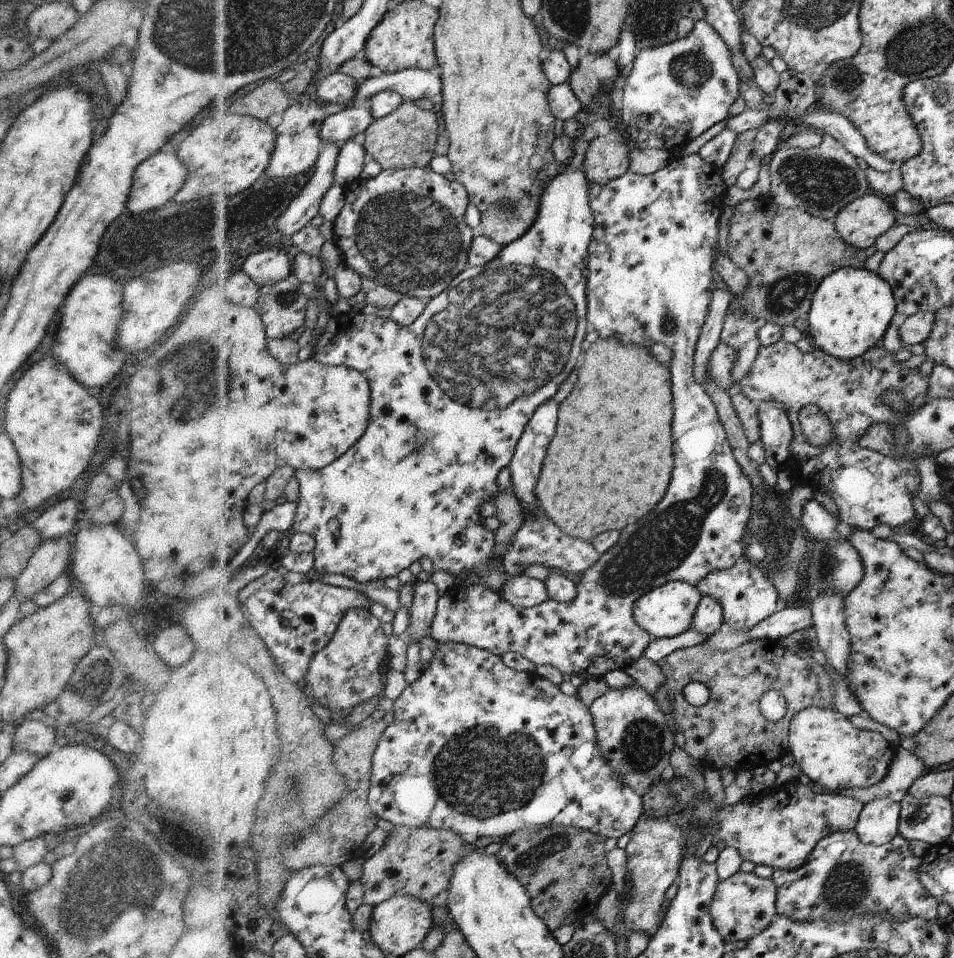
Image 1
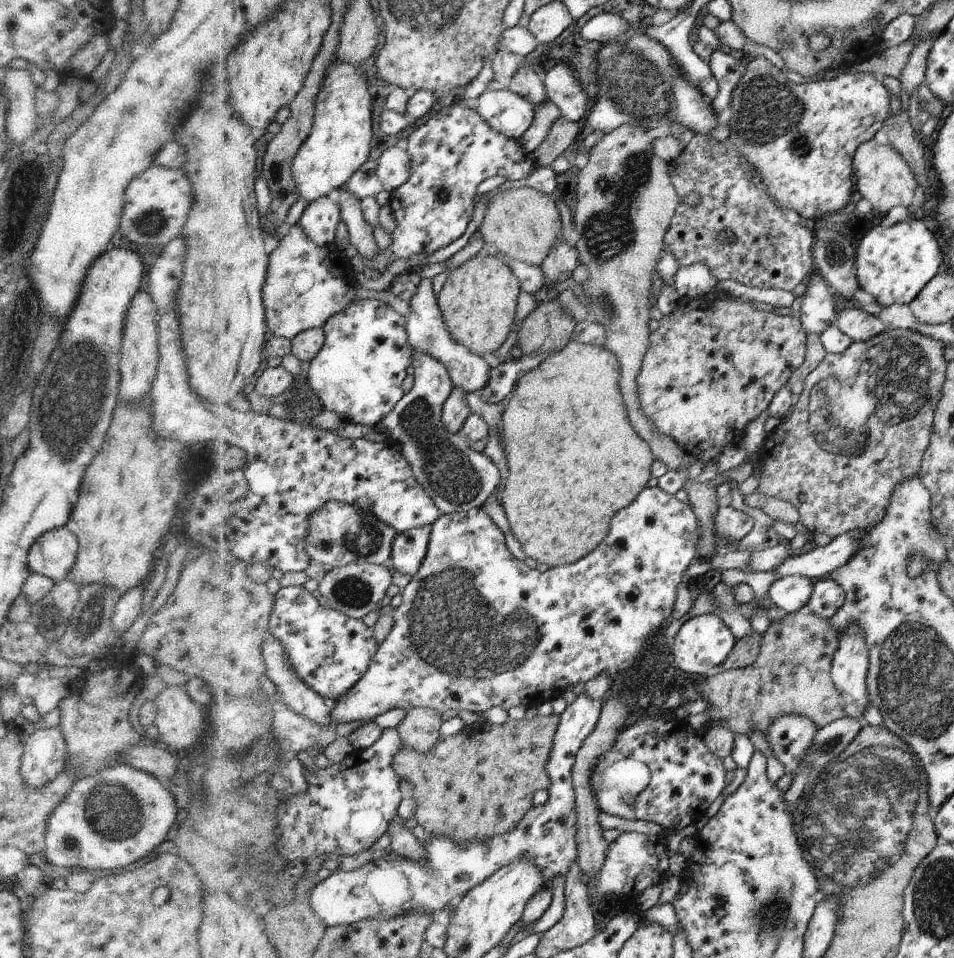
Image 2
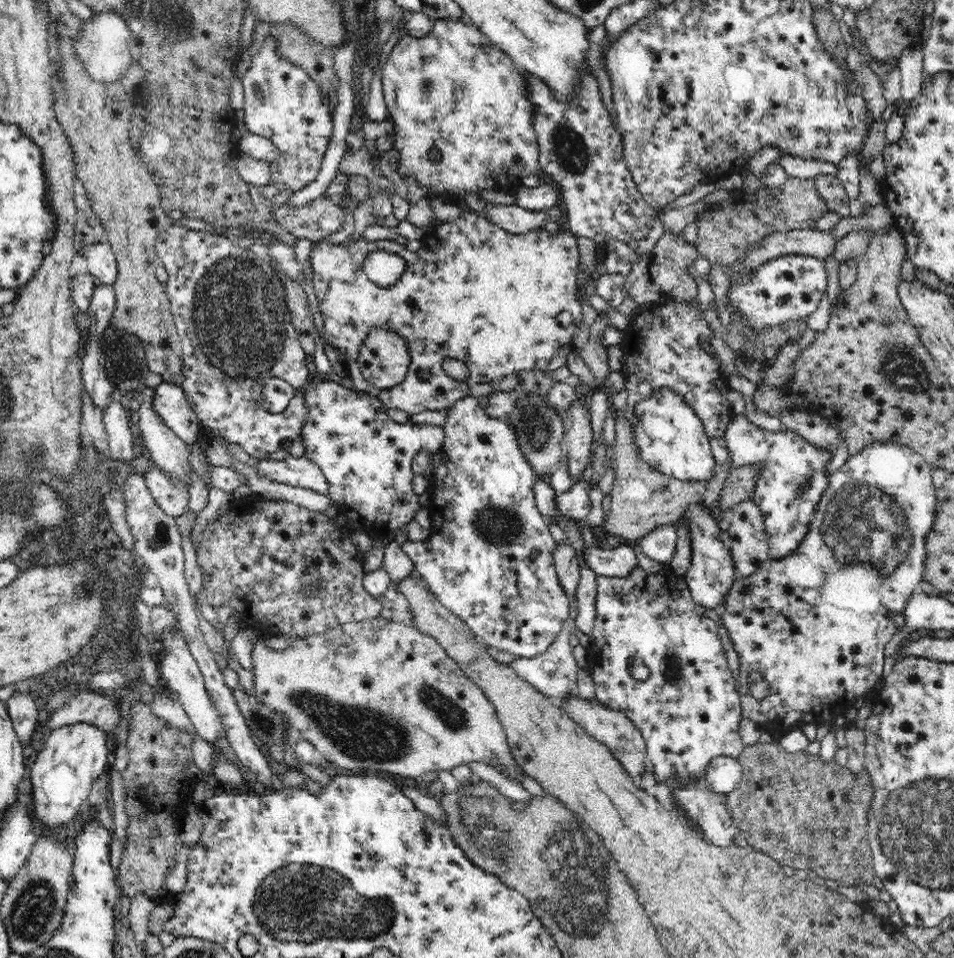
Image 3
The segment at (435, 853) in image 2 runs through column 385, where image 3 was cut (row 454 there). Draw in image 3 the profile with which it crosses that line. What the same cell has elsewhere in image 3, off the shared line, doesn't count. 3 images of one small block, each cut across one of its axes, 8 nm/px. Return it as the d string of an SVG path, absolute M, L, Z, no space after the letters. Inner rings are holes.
M873 444L863 448L858 454L850 456L847 461L831 475L830 486L822 496L822 502L816 510L814 520L810 524L810 532L798 550L781 561L768 559L750 576L735 579L728 588L725 602L723 622L727 634L732 641L734 650L740 660L740 693L741 715L744 719L759 724L763 731L780 736L794 730L800 730L806 724L824 726L834 725L838 716L855 708L859 697L873 694L876 682L880 680L886 660L886 646L896 630L896 614L903 614L905 600L911 592L919 589L919 583L924 579L923 560L925 558L924 537L930 530L935 519L935 496L937 488L932 483L932 470L926 459L920 454L914 454L899 444ZM758 672L768 684L768 692L764 698L754 698L749 690L750 674Z

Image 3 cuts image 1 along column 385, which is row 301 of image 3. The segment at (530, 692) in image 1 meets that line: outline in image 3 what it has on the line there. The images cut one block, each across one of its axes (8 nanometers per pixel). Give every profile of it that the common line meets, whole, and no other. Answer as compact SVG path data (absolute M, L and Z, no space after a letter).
M790 254L762 264L750 282L731 285L728 295L755 326L766 328L788 322L788 319L801 319L814 312L826 286L826 277L824 261Z

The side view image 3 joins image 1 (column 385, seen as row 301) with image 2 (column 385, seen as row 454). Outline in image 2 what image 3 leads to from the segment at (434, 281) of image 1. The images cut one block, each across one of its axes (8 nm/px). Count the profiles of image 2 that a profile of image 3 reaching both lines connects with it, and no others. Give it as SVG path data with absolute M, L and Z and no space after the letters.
M461 103L444 108L433 115L433 118L414 131L408 140L408 150L413 158L412 178L402 188L392 192L390 199L390 206L397 220L397 228L392 234L394 242L388 249L381 250L373 261L357 254L352 260L352 266L357 272L363 272L364 268L369 267L382 273L396 260L408 260L412 258L412 254L433 253L438 252L440 248L452 246L452 242L460 240L466 232L466 226L474 214L474 198L478 194L476 188L482 180L490 176L522 180L528 178L537 167L535 158L524 150L519 140L495 131L484 117Z

